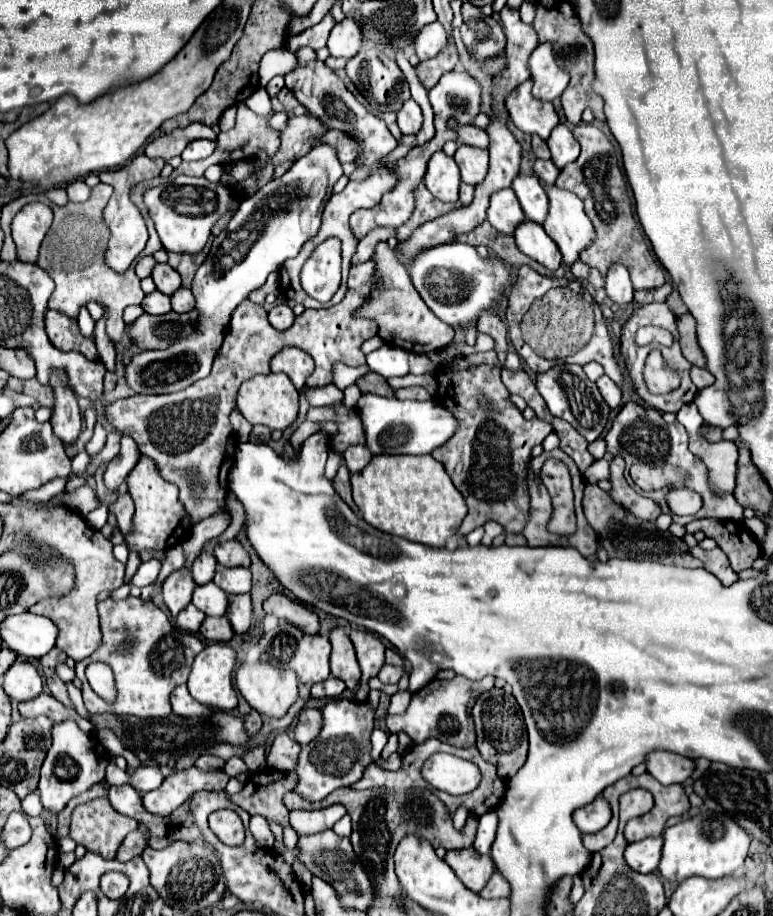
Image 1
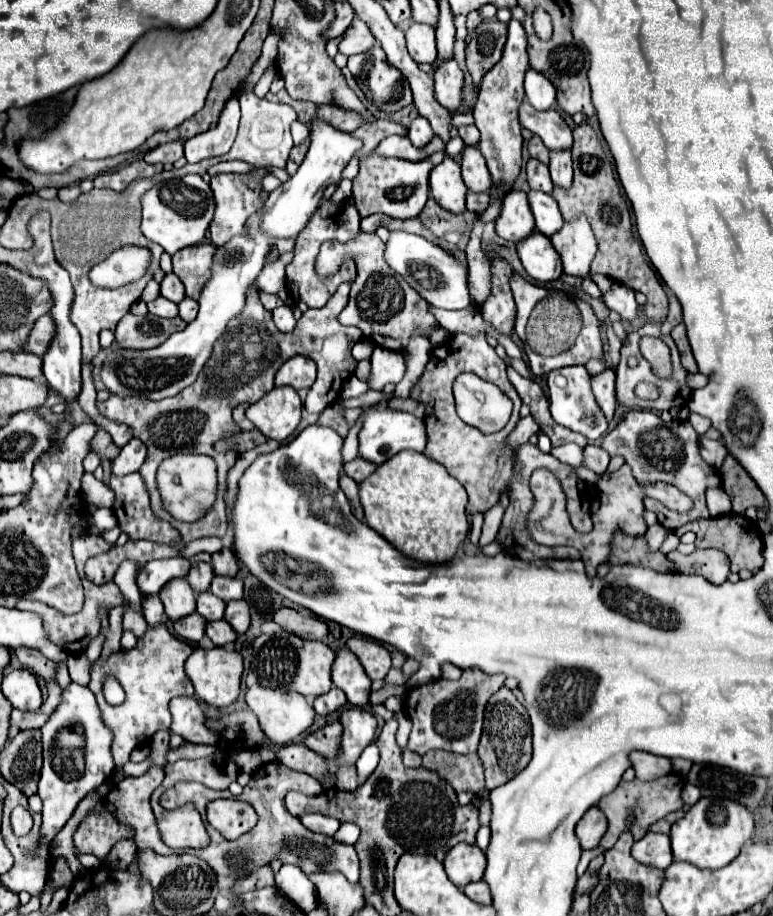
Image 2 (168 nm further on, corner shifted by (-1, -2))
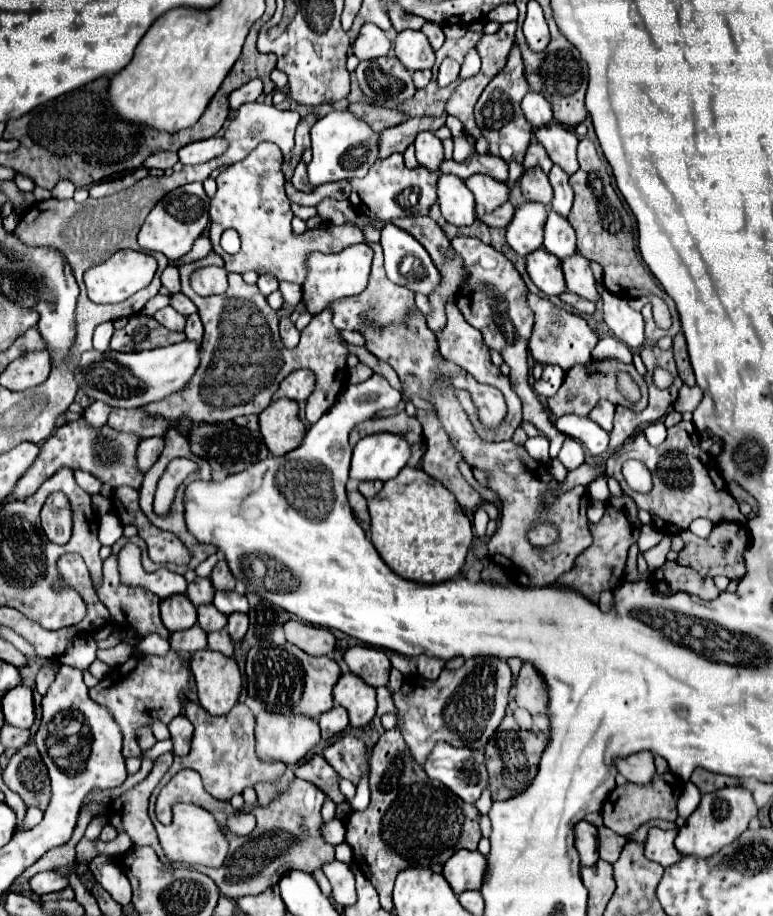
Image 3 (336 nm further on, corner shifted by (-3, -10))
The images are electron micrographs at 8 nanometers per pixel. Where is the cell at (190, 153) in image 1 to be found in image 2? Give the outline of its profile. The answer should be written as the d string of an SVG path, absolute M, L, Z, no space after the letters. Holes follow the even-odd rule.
M231 96L221 112L217 126L213 126L211 130L207 130L203 134L189 138L183 144L187 162L199 162L199 160L205 160L211 156L223 156L225 152L229 152L229 148L233 146L233 140L237 136L239 116L241 116L239 102L235 96Z

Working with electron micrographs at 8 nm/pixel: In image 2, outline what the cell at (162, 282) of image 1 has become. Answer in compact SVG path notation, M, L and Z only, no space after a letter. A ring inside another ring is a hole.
M167 274L161 282L161 296L165 296L167 300L179 304L185 298L185 288L183 282L175 276L175 274Z

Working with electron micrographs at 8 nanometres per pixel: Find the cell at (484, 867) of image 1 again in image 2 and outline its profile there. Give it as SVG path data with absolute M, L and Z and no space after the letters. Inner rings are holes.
M457 844L445 854L445 872L449 880L463 888L469 882L477 882L483 878L485 870L485 854L475 844Z

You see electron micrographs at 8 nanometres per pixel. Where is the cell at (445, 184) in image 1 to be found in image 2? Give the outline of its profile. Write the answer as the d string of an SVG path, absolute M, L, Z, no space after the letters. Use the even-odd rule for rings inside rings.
M445 156L443 162L433 168L429 184L431 184L431 194L439 206L443 206L445 210L453 214L465 212L467 186L461 178L459 162Z

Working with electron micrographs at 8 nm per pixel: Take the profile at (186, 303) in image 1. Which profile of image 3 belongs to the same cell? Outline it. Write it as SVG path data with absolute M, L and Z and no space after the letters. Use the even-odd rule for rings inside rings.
M193 314L187 318L185 322L185 334L189 340L195 340L195 342L201 342L203 338L203 324L199 320L199 314Z

